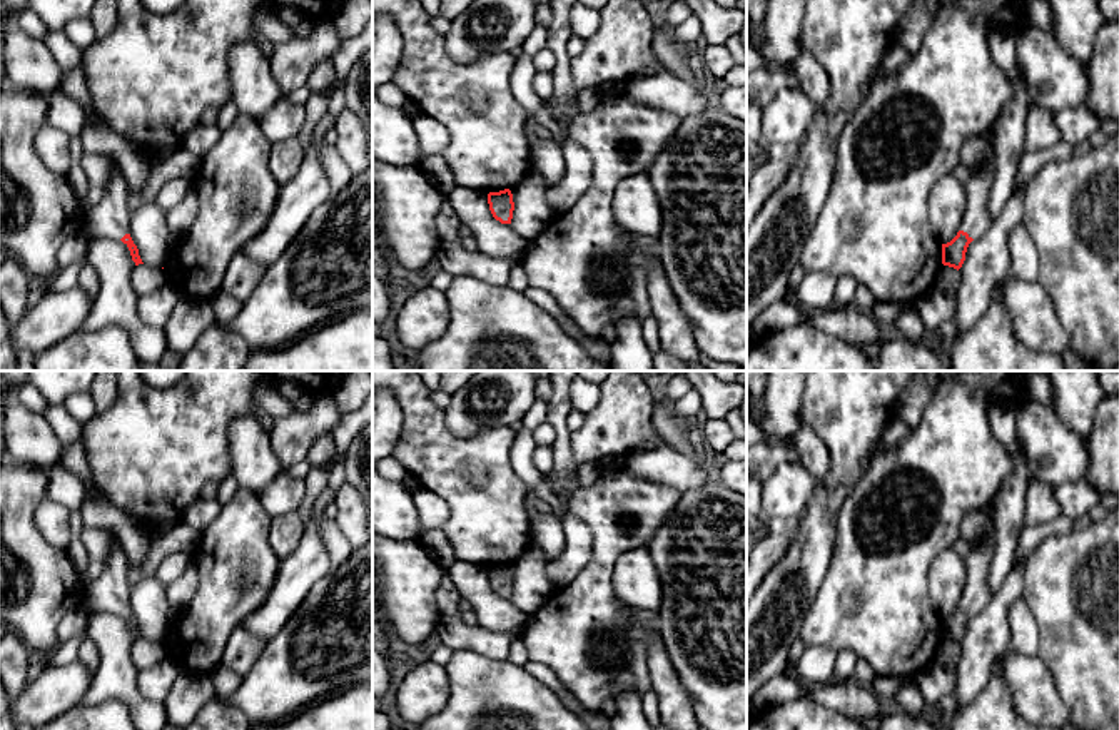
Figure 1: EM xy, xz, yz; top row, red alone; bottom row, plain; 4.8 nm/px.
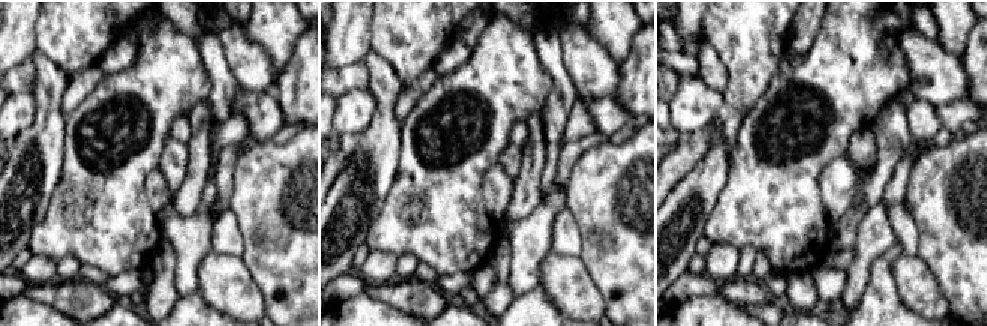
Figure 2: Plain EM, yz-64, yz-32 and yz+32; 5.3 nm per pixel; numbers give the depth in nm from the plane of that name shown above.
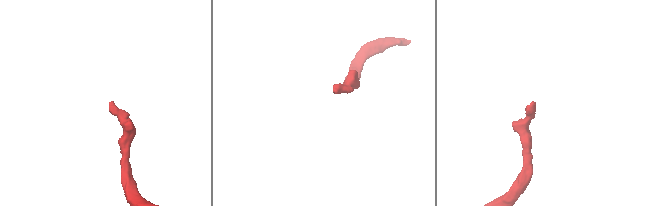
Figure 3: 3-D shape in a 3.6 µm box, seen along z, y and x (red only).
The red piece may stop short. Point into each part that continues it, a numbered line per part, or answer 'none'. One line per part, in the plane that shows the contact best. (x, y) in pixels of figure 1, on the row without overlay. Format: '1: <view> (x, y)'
1: yz (976, 593)

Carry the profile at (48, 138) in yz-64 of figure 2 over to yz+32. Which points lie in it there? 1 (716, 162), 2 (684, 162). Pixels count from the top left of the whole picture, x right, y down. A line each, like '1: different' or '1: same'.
1: same
2: different

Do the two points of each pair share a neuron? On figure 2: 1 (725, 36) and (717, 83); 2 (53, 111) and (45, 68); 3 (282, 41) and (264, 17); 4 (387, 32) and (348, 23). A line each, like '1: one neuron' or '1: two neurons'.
1: two neurons
2: one neuron
3: one neuron
4: two neurons

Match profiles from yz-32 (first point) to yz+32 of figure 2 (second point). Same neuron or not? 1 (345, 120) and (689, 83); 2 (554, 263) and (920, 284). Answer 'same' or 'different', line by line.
1: same
2: same

